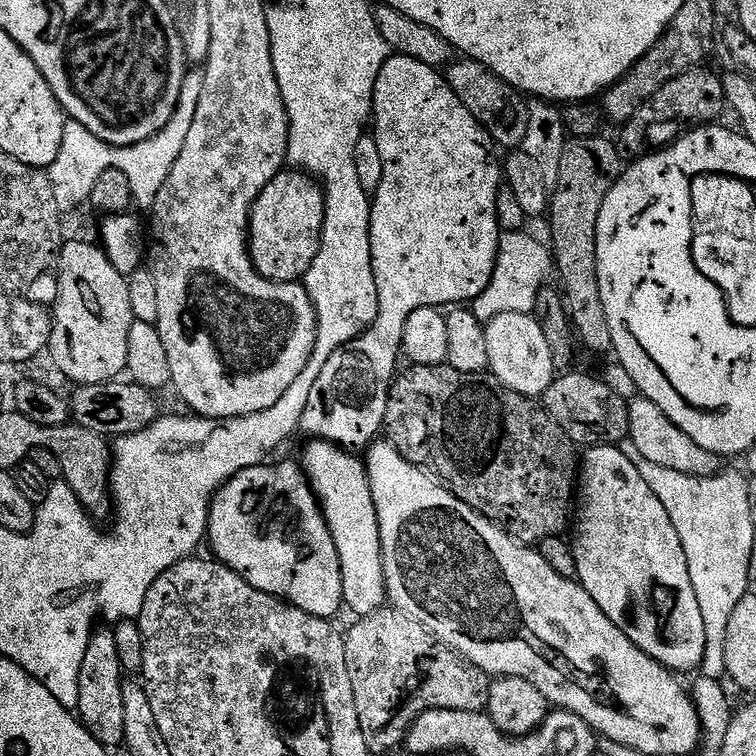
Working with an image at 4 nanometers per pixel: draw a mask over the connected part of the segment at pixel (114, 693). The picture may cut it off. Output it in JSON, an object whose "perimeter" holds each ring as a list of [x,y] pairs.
{"perimeter":[[[111,630],[100,631],[93,631],[90,646],[86,646],[86,658],[82,658],[82,674],[78,674],[78,719],[99,744],[115,750],[123,745],[126,734],[126,717],[122,714],[122,690],[126,683],[126,673],[120,664],[114,634]]]}

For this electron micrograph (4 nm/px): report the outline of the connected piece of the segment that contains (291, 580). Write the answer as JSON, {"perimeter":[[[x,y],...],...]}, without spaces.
{"perimeter":[[[284,460],[273,468],[261,466],[259,468],[247,468],[242,470],[234,478],[230,478],[220,487],[219,492],[212,497],[212,508],[208,511],[208,534],[206,537],[207,547],[212,547],[211,555],[219,563],[225,564],[234,574],[241,576],[254,590],[262,590],[266,594],[276,596],[288,604],[294,605],[298,610],[306,610],[306,614],[314,614],[323,620],[331,621],[336,611],[344,608],[344,595],[342,594],[342,566],[338,562],[338,546],[334,546],[334,538],[330,534],[330,526],[326,526],[324,511],[320,509],[320,502],[312,493],[312,486],[304,474],[304,469],[299,463],[292,460]]]}

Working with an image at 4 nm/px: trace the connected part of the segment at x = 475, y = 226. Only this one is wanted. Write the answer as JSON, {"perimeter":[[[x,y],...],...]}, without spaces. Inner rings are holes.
{"perimeter":[[[389,55],[388,61],[378,74],[378,82],[374,82],[372,120],[374,125],[376,124],[374,135],[378,142],[378,150],[382,153],[382,182],[371,197],[372,213],[370,214],[370,254],[374,270],[374,286],[378,286],[378,314],[374,318],[374,322],[357,340],[351,340],[346,346],[342,346],[334,354],[330,354],[330,362],[326,362],[326,366],[322,366],[322,374],[318,374],[318,378],[310,390],[310,402],[306,402],[304,417],[299,426],[299,431],[305,432],[305,437],[313,440],[329,440],[331,444],[338,444],[345,450],[367,449],[379,437],[376,435],[381,435],[386,418],[388,395],[392,389],[392,381],[398,375],[398,365],[402,357],[406,318],[410,314],[414,314],[414,310],[443,309],[444,304],[464,306],[481,296],[486,290],[486,286],[490,286],[490,278],[494,274],[494,266],[500,253],[502,235],[502,229],[496,217],[496,199],[502,187],[502,168],[498,160],[492,157],[494,141],[488,137],[488,133],[474,118],[474,114],[470,114],[470,110],[466,110],[466,106],[462,106],[458,94],[454,94],[447,79],[437,69],[426,66],[409,56]]]}

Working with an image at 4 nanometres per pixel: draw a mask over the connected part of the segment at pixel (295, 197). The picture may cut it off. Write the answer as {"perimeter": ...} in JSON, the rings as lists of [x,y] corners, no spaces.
{"perimeter":[[[282,170],[258,194],[248,219],[248,253],[258,274],[279,284],[303,281],[310,262],[318,258],[325,218],[323,187],[299,170]]]}

